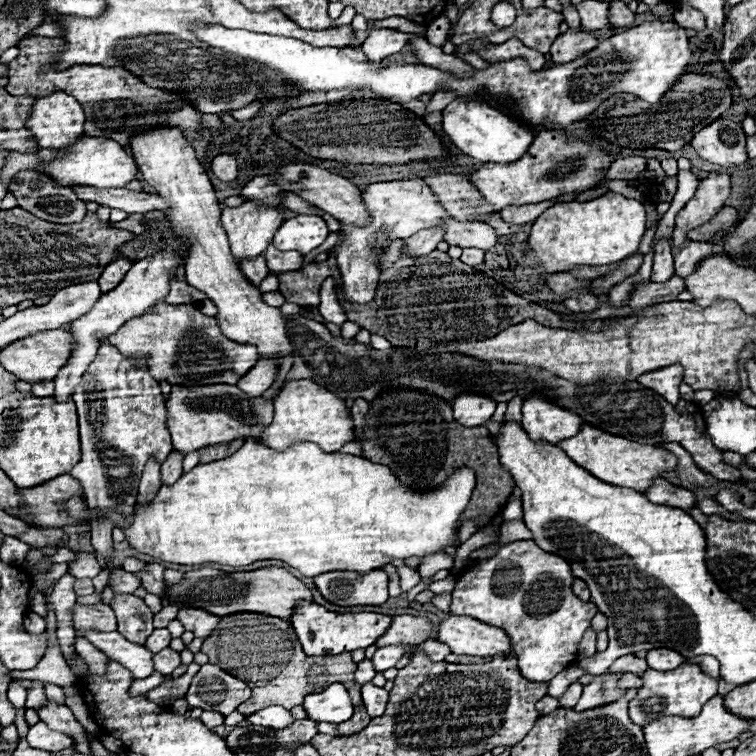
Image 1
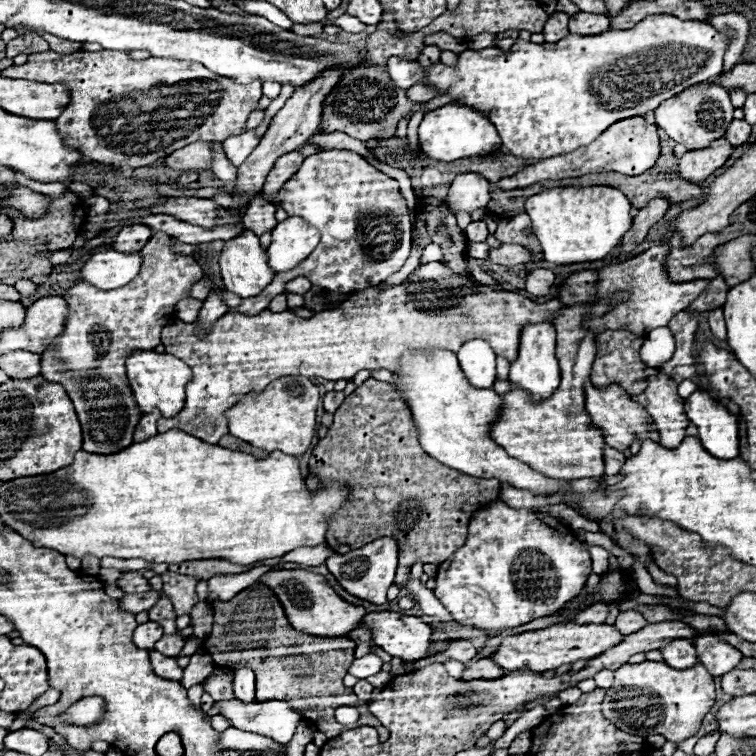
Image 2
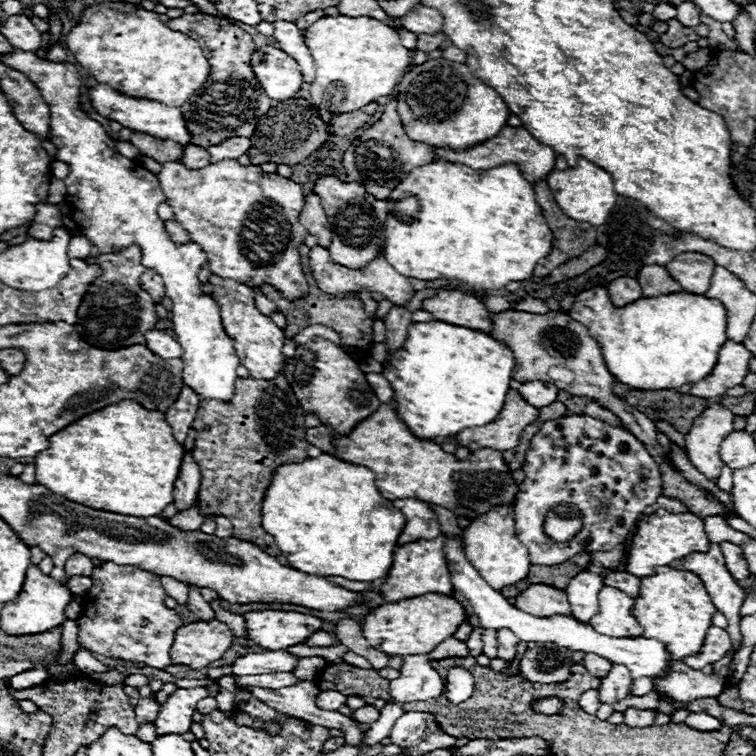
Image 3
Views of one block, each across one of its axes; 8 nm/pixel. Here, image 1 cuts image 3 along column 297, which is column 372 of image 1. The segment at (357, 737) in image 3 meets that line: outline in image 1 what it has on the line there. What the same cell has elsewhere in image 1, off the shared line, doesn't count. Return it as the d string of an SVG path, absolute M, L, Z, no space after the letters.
M368 682L362 686L362 700L364 700L364 706L372 718L382 716L386 702L388 702L388 692L384 688L378 688Z

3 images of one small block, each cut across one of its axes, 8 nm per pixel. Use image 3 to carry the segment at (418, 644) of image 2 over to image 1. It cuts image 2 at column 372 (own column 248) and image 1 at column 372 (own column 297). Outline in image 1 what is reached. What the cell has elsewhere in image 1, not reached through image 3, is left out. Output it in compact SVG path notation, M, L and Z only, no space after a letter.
M300 602L292 614L292 626L298 634L298 640L304 646L304 652L308 656L322 656L322 650L328 654L340 654L340 652L352 652L358 648L372 646L392 624L392 616L376 614L376 612L330 612L324 606L316 602Z

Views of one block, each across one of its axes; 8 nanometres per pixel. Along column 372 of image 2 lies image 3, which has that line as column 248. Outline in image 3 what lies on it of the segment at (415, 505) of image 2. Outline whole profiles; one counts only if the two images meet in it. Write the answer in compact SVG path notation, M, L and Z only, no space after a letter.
M278 374L272 380L254 380L254 378L238 378L236 382L236 398L230 402L214 402L202 400L198 414L192 422L192 430L196 432L196 446L192 450L192 458L200 466L202 486L198 492L200 511L204 516L220 514L234 522L234 538L242 538L262 546L272 556L280 554L280 548L262 528L262 502L264 494L272 482L272 476L278 466L290 462L302 462L308 458L308 442L306 442L306 426L304 426L304 410L296 400L288 380Z

